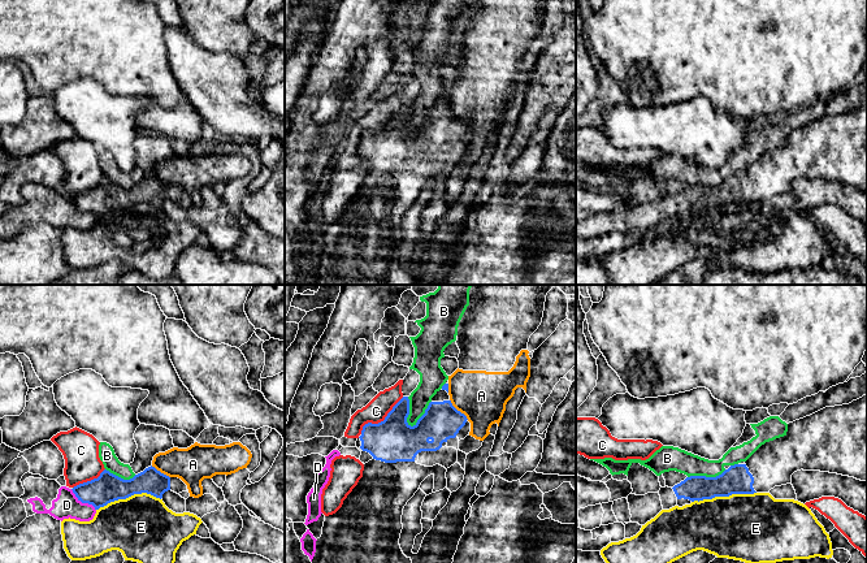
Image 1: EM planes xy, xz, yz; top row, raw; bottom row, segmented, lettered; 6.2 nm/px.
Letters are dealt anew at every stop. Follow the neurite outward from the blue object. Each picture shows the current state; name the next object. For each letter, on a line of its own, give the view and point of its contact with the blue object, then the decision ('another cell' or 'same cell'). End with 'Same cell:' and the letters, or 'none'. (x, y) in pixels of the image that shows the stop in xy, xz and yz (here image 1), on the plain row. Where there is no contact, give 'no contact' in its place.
A: meets blue in xz at (456, 118); another cell
B: meets blue in xz at (423, 124); another cell
C: meets blue in xz at (381, 130); another cell
D: meets blue in xy at (83, 211); another cell
E: meets blue in xy at (128, 206); another cell
Same cell: none

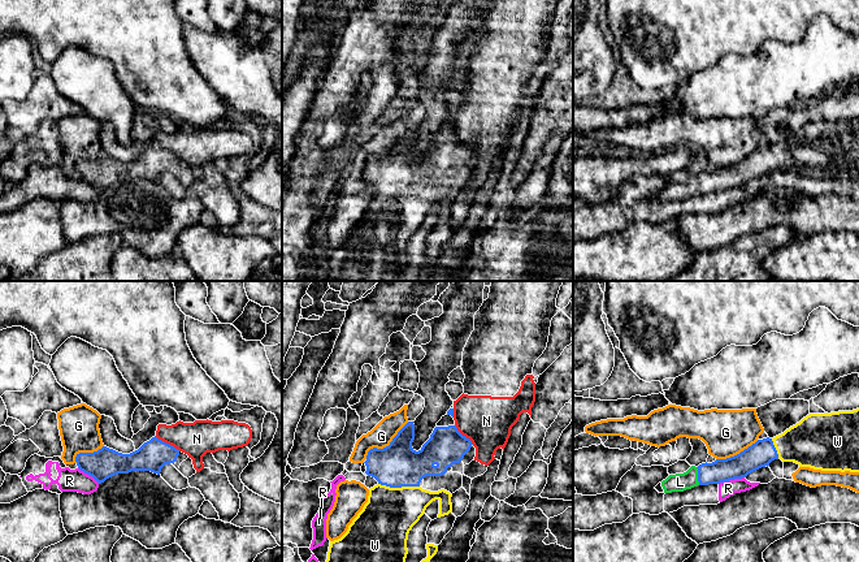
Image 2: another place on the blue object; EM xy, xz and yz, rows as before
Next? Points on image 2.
G: meets blue in xz at (386, 155); another cell
L: meets blue in yz at (698, 185); same cell
N: meets blue in xy at (168, 152); another cell
R: meets blue in yz at (730, 187); another cell
W: meets blue in xz at (399, 195); same cell
Same cell: L, W

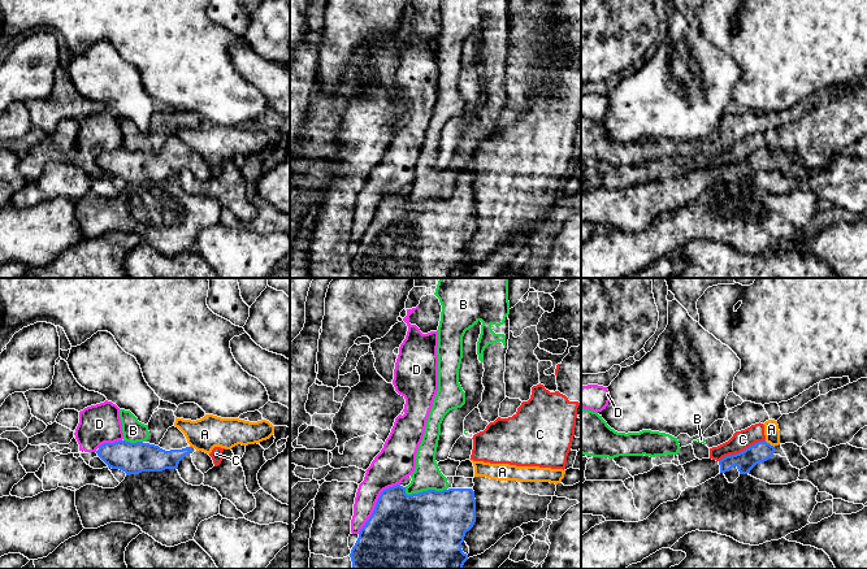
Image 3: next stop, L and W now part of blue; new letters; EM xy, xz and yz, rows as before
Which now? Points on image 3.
A: meets blue in yz at (768, 152); another cell
B: meets blue in xz at (425, 200); another cell
C: meets blue in yz at (742, 160); another cell
D: meets blue in xz at (376, 213); another cell
Same cell: none

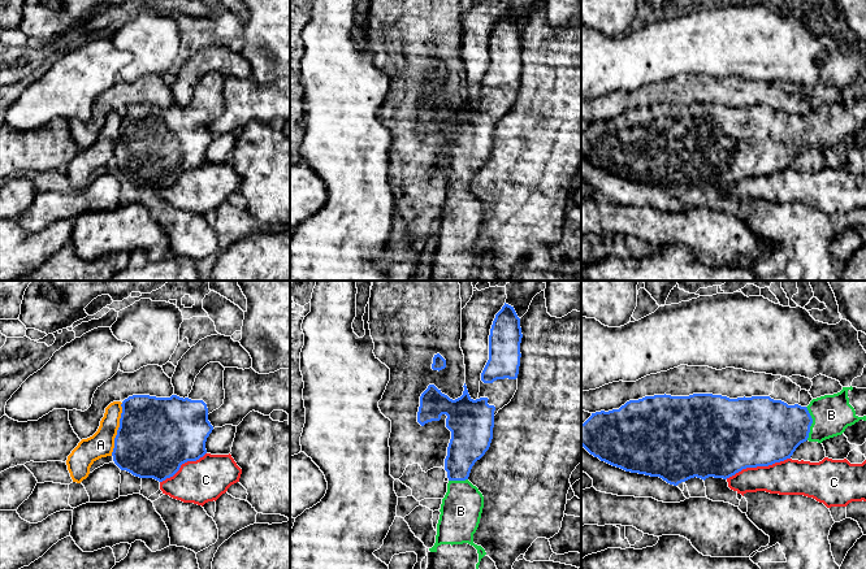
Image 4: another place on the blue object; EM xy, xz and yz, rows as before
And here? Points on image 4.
A: meets blue in xy at (118, 138); another cell
B: meets blue in yz at (812, 131); same cell
C: meets blue in yz at (757, 174); another cell
Same cell: B

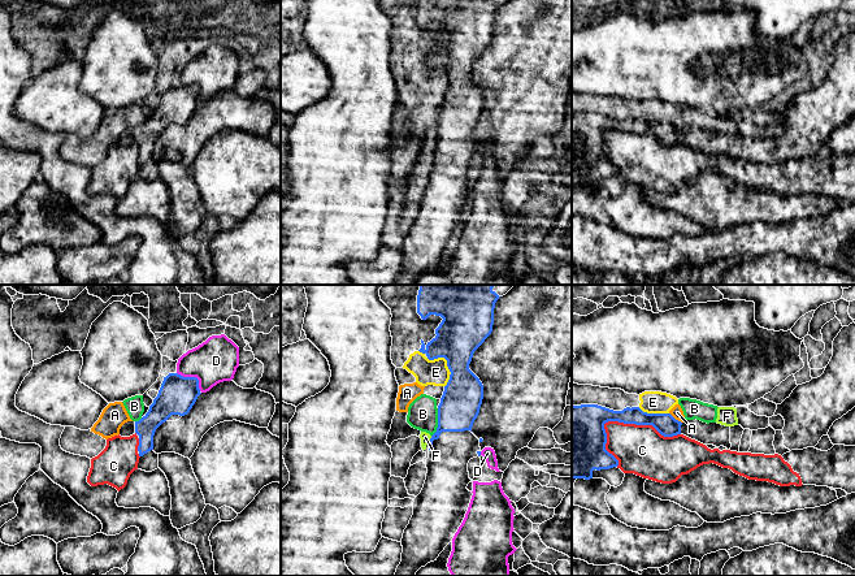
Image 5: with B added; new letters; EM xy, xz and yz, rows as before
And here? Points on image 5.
A: meets blue in yz at (675, 128); another cell
B: meets blue in xz at (438, 131); another cell
C: meets blue in yz at (642, 133); another cell
D: meets blue in xy at (192, 86); another cell
E: meets blue in xz at (447, 73); another cell
F: meets blue in xz at (430, 148); another cell
Same cell: none

